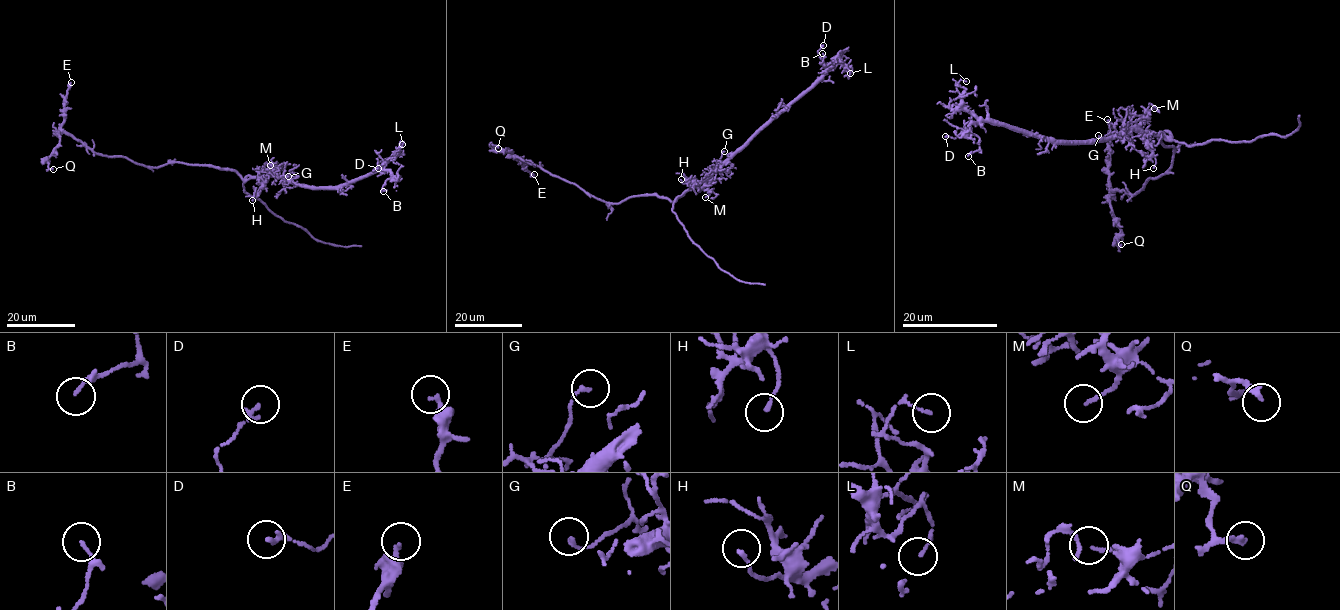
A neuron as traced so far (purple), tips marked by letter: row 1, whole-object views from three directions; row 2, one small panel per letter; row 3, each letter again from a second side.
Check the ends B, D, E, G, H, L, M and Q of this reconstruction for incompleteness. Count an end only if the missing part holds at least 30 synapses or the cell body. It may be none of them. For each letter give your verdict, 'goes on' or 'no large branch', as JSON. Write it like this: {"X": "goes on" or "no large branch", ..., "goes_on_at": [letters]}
{"B": "no large branch", "D": "no large branch", "E": "no large branch", "G": "no large branch", "H": "no large branch", "L": "no large branch", "M": "no large branch", "Q": "no large branch", "goes_on_at": []}

